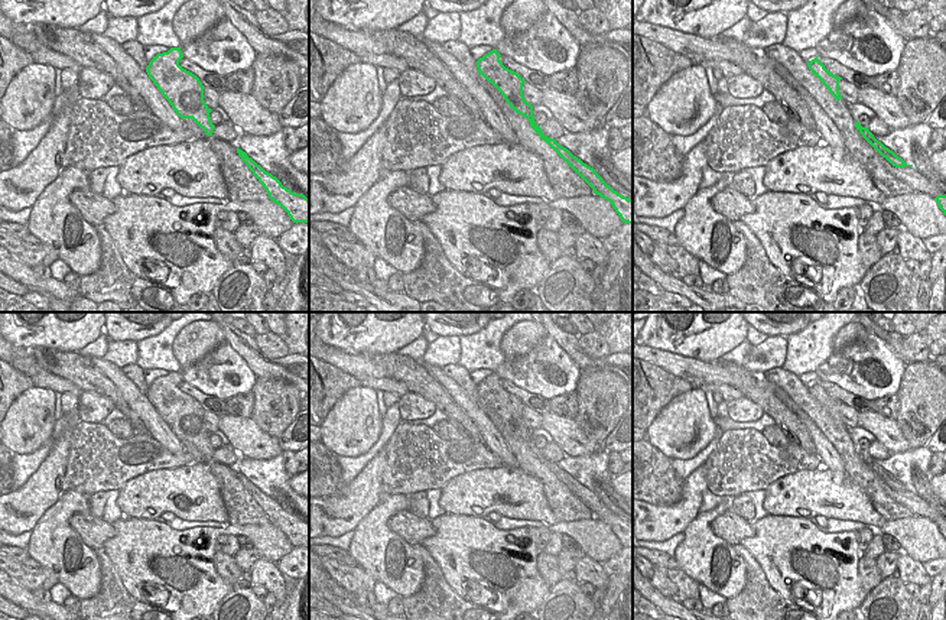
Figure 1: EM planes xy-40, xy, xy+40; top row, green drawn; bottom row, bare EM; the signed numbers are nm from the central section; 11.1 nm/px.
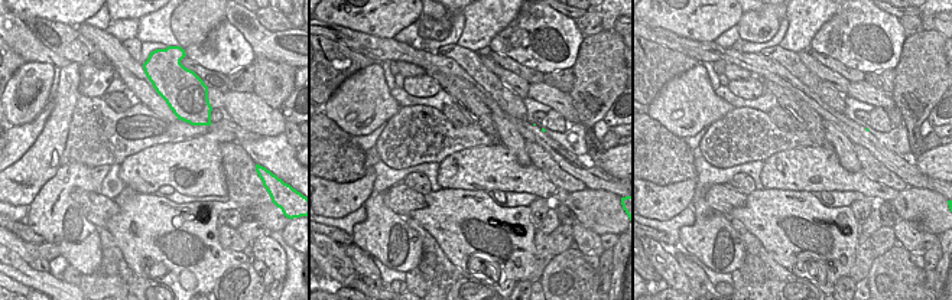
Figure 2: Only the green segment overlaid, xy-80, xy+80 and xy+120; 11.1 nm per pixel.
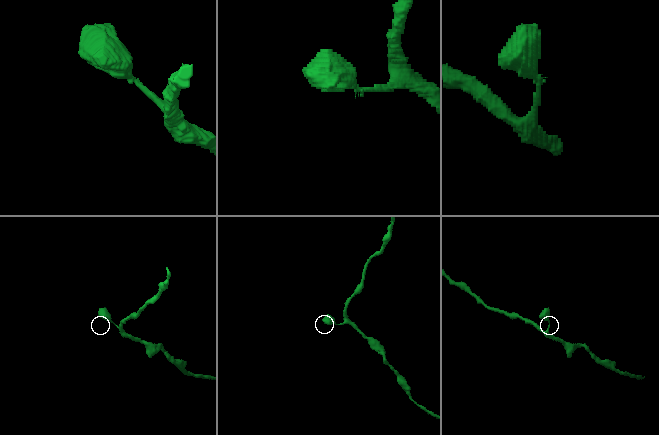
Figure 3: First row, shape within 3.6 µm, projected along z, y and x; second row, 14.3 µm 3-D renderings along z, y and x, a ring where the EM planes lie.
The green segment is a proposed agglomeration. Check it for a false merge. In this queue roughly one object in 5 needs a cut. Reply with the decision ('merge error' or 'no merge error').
no merge error

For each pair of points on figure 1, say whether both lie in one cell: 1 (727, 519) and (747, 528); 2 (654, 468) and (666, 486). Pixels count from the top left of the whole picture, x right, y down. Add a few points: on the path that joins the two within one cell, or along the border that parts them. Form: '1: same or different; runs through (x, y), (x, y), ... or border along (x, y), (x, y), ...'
1: same; runs through (731, 523), (735, 528), (743, 528)
2: same; runs through (654, 473), (662, 481)

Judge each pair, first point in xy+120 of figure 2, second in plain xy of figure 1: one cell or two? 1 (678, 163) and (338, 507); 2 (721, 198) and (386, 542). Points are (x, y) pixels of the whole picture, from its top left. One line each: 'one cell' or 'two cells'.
1: two cells
2: two cells

